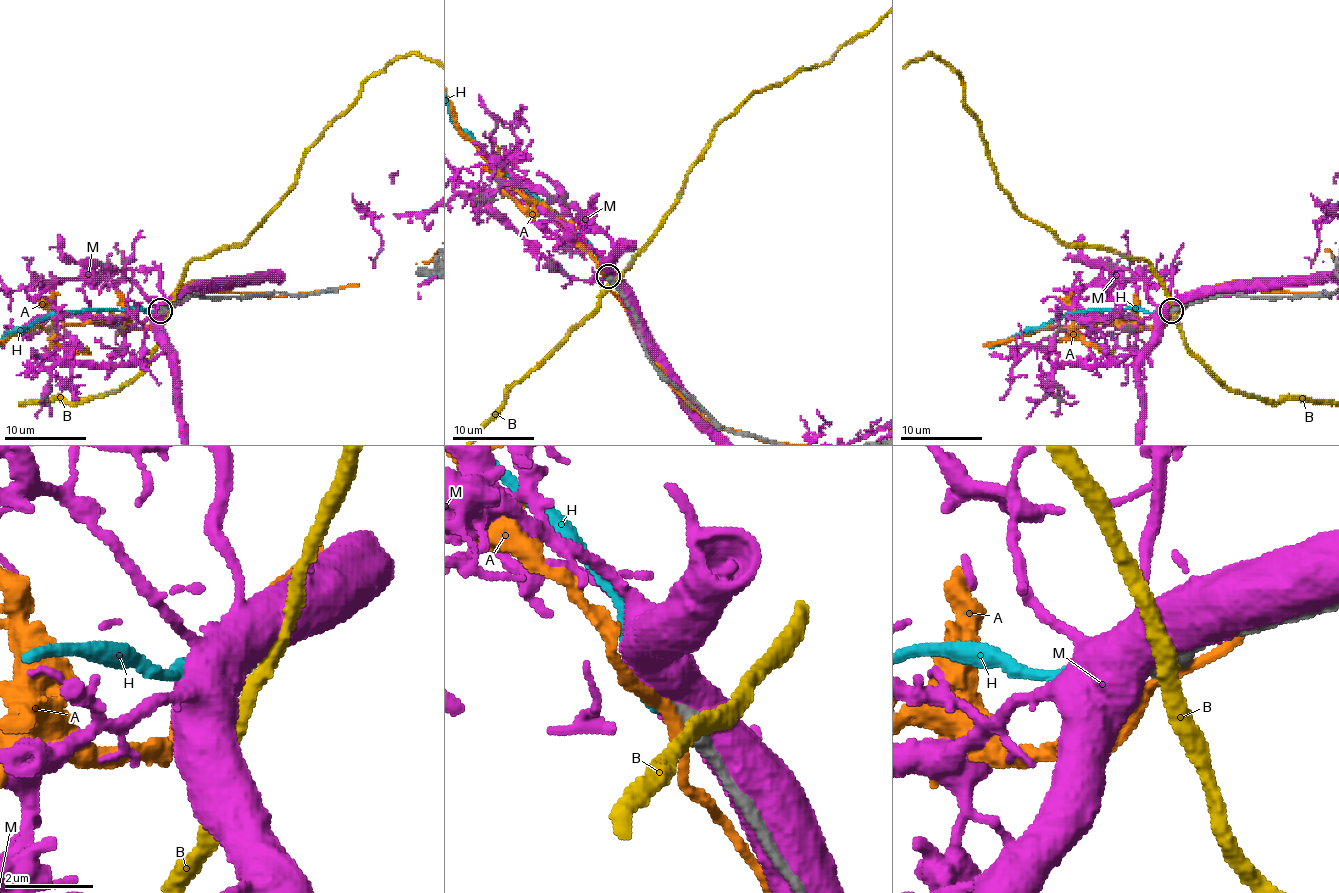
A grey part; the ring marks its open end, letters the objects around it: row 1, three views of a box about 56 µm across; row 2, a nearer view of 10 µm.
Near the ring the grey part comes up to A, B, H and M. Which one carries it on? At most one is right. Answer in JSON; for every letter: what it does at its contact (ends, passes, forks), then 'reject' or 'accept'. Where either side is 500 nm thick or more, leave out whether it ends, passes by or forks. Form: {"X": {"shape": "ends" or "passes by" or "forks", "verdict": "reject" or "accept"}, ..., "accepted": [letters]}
{"A": {"verdict": "reject"}, "B": {"verdict": "reject"}, "H": {"verdict": "accept"}, "M": {"verdict": "reject"}, "accepted": ["H"]}

